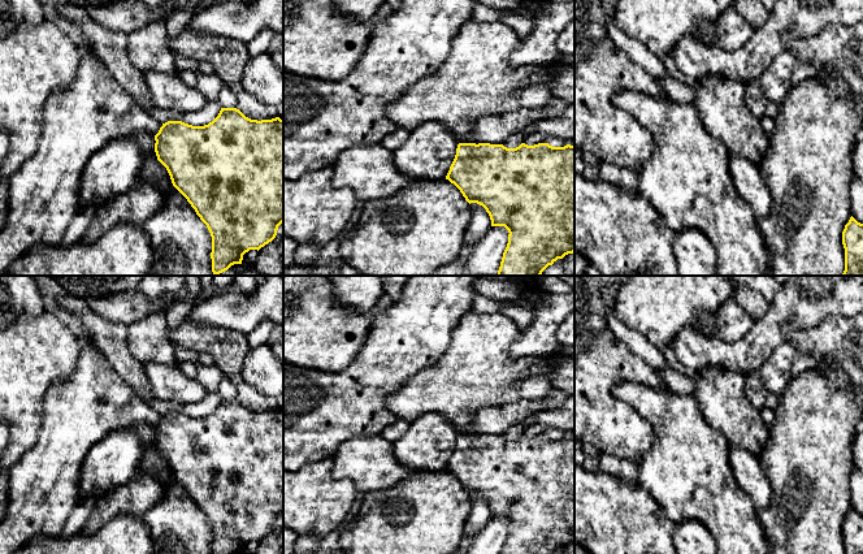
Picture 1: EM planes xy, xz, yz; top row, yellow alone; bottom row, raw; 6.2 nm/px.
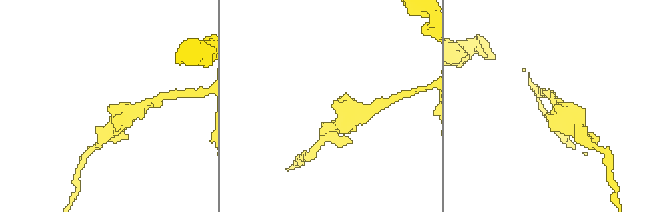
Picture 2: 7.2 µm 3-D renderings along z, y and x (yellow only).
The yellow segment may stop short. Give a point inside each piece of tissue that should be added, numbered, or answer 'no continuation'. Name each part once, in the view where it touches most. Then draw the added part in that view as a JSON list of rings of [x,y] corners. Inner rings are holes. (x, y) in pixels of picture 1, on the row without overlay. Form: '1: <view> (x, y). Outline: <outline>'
no continuation

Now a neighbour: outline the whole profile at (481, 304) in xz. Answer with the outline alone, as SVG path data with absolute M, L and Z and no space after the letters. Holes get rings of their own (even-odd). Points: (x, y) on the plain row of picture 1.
M477 295L477 298L472 303L470 311L476 313L487 313L487 315L499 313L502 304L503 304L502 302L498 302L489 297Z

